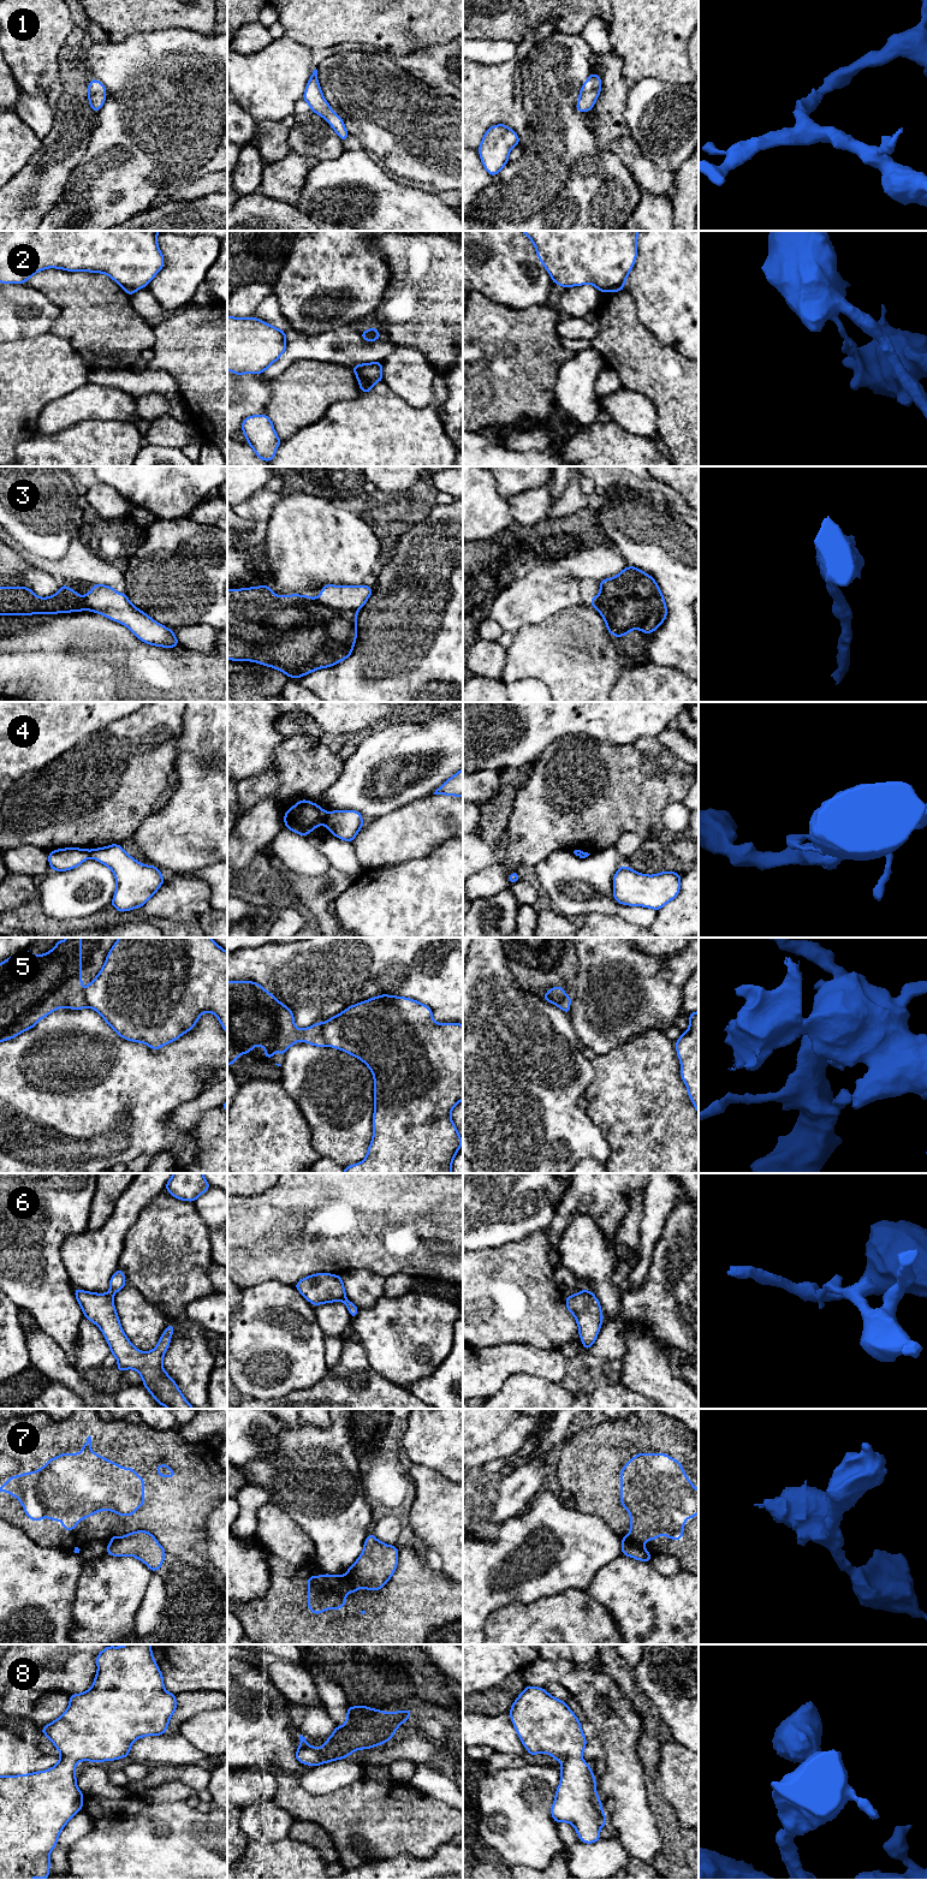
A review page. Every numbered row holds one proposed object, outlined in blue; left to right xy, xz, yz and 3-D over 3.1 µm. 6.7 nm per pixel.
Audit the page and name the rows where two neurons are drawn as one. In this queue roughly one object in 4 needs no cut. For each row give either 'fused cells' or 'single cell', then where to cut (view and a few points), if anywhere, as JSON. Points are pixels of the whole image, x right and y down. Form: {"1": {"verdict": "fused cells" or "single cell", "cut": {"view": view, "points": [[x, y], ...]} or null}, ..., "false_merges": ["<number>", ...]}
{"1": {"verdict": "single cell", "cut": null}, "2": {"verdict": "fused cells", "cut": {"view": "xz", "points": [[360, 381], [368, 382], [372, 386]]}}, "3": {"verdict": "fused cells", "cut": {"view": "xz", "points": [[316, 599], [332, 607], [356, 611]]}}, "4": {"verdict": "fused cells", "cut": {"view": "xz", "points": [[327, 813], [324, 822]]}}, "5": {"verdict": "fused cells", "cut": {"view": "xz", "points": [[321, 1024], [321, 1034], [326, 1045]]}}, "6": {"verdict": "fused cells", "cut": {"view": "xy", "points": [[110, 1292], [112, 1295]]}}, "7": {"verdict": "fused cells", "cut": {"view": "yz", "points": [[623, 1539], [643, 1546]]}}, "8": {"verdict": "single cell", "cut": null}, "false_merges": ["2", "3", "4", "5", "6", "7"]}

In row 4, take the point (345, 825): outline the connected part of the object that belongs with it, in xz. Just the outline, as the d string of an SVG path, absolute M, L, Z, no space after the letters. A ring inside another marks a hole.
M357 810L328 811L325 819L327 829L339 838L352 843L363 825L362 813Z

